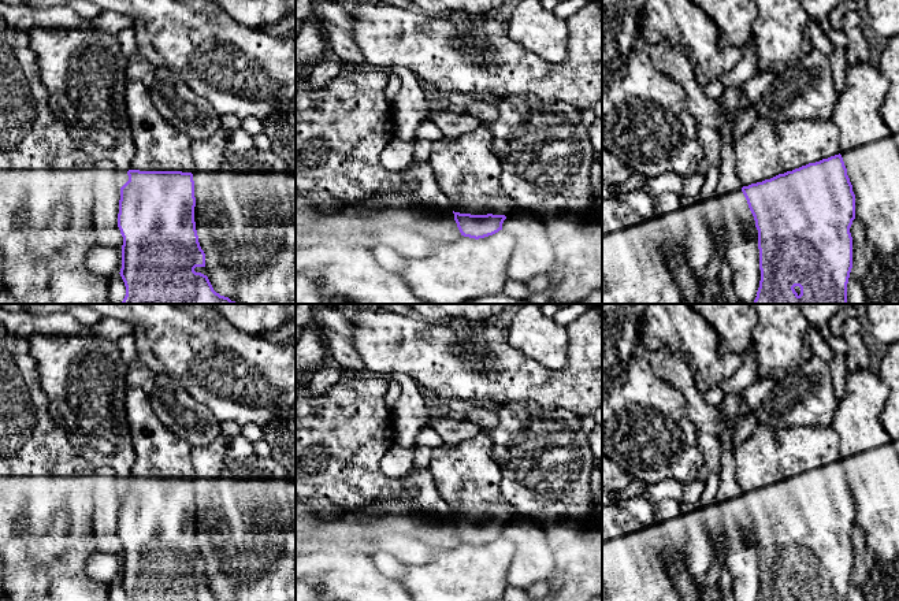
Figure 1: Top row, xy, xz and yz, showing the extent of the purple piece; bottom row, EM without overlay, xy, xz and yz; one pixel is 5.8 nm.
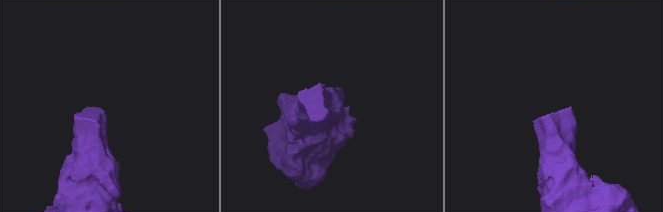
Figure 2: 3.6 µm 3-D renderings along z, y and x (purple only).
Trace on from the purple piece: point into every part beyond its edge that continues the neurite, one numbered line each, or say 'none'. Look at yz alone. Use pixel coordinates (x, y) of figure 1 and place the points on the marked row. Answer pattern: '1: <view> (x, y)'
1: yz (769, 148)

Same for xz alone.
1: xz (467, 170)

